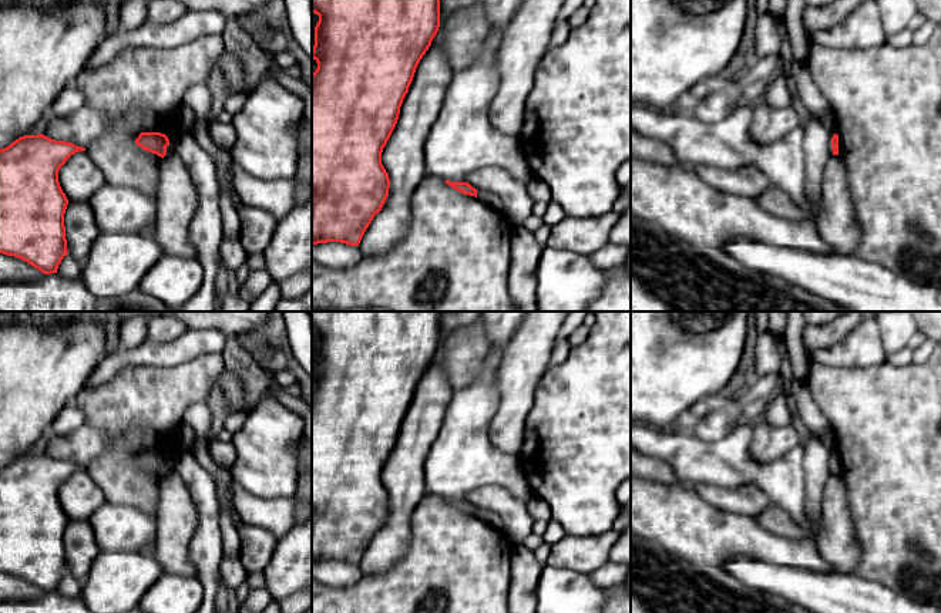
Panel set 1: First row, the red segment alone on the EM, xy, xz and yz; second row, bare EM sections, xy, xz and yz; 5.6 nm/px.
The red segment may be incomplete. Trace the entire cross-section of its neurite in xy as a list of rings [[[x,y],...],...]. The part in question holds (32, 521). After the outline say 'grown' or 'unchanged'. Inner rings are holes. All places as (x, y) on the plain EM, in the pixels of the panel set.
[[[43,452],[24,454],[0,468],[0,572],[19,576],[44,593],[57,592],[68,572],[64,532],[68,518],[58,501],[58,489],[75,471],[85,469],[71,461],[56,459]]]; unchanged

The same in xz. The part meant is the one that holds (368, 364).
[[[312,311],[312,331],[319,334],[312,368],[312,377],[317,381],[312,393],[312,563],[340,560],[359,565],[374,533],[382,529],[390,506],[389,492],[382,482],[382,471],[397,442],[400,425],[416,387],[438,350],[440,317],[441,311]]]; unchanged

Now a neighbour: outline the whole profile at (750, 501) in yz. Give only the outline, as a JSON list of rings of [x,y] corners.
[[[696,484],[693,491],[716,509],[753,519],[764,512],[772,503],[757,485],[722,488],[712,484]]]

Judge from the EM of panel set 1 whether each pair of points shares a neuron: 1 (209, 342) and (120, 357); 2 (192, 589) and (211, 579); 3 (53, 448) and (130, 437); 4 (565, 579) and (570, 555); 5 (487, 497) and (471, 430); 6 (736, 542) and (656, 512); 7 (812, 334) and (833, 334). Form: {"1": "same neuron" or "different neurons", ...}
{"1": "same neuron", "2": "different neurons", "3": "same neuron", "4": "different neurons", "5": "different neurons", "6": "same neuron", "7": "same neuron"}

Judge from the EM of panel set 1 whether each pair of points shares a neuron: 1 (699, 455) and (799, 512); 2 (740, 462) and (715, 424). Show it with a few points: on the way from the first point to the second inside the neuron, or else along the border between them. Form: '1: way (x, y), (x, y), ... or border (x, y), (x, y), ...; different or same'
1: way (725, 462), (762, 474), (775, 487); same
2: border (752, 424), (711, 441), (692, 434); different

